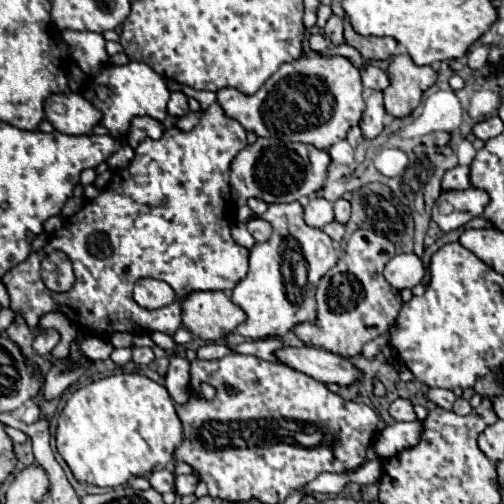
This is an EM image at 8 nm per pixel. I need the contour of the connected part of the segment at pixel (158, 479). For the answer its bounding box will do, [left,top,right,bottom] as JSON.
[149,470,175,494]

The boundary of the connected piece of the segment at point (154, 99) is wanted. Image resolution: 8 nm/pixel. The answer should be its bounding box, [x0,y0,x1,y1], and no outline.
[83,62,169,140]

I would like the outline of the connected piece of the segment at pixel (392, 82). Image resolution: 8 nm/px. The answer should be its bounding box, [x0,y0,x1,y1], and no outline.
[383,54,437,118]

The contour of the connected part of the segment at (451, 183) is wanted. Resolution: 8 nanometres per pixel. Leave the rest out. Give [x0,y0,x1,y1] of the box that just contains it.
[443,166,471,190]

